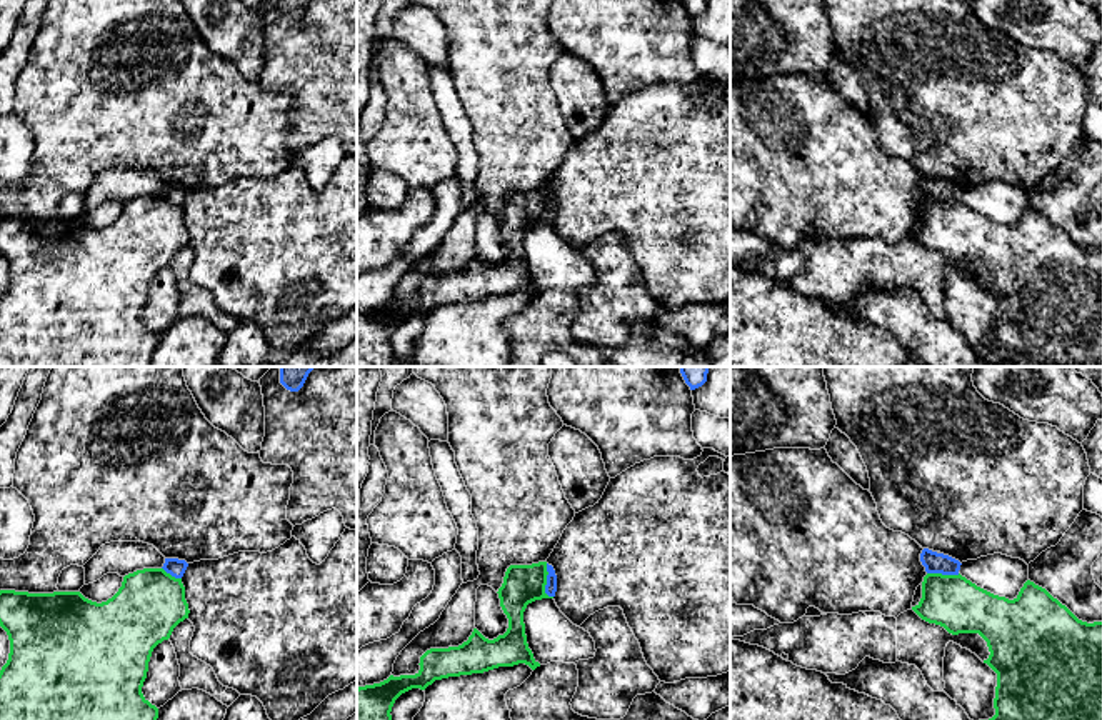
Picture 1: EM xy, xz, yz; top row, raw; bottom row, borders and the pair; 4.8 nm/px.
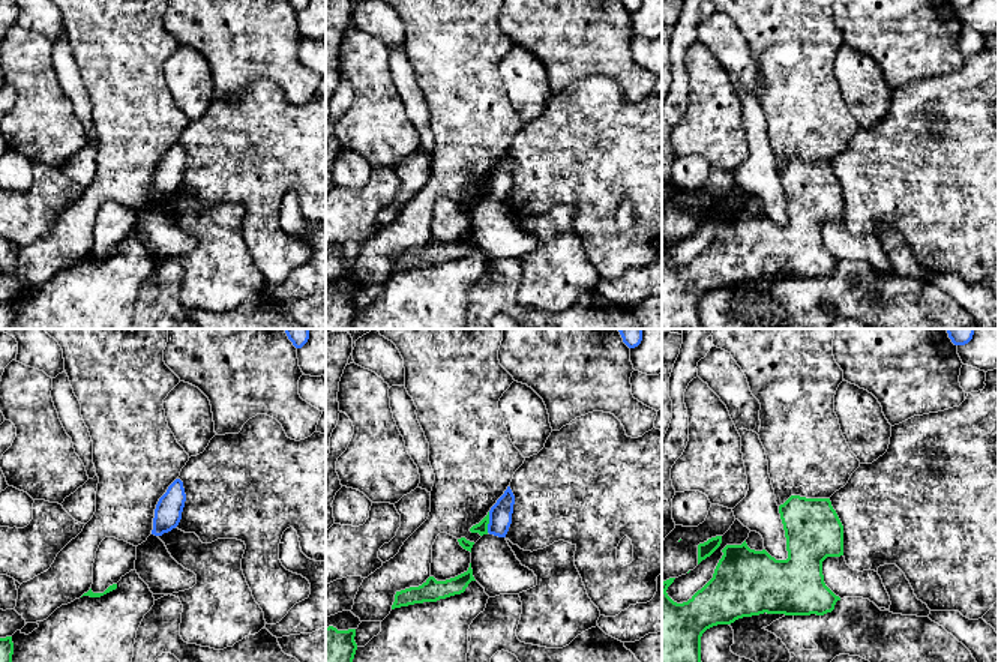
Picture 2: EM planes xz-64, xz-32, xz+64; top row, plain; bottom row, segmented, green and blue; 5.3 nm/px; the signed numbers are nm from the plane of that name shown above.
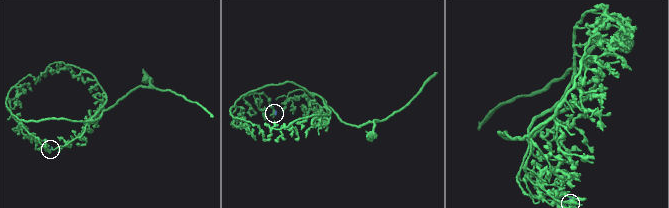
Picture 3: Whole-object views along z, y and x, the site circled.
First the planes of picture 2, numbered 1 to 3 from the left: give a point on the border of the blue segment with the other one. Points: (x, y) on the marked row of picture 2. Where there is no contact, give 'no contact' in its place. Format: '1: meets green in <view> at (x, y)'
1: no contact
2: meets green in xz-32 at (488, 523)
3: no contact

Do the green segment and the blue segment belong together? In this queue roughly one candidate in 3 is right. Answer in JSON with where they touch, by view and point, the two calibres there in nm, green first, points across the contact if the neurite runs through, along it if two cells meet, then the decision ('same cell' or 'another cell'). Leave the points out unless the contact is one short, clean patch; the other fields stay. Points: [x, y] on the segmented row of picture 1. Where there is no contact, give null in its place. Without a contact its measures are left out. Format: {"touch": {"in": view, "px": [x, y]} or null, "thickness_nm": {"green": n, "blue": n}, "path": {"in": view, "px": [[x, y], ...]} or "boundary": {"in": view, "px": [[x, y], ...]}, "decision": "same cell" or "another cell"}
{"touch": {"in": "xz", "px": [545, 582]}, "thickness_nm": {"green": 190, "blue": 60}, "boundary": {"in": "xz", "px": [[545, 564], [545, 592], [552, 597]]}, "decision": "another cell"}

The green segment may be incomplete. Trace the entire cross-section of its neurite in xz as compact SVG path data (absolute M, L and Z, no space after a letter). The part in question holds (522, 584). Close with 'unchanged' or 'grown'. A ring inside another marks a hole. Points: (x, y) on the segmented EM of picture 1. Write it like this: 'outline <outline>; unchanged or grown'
outline M547 562L510 565L498 588L500 607L508 618L508 628L493 640L477 628L458 647L430 648L420 657L415 675L390 675L387 680L357 688L357 720L392 720L395 700L412 690L425 690L435 680L483 673L498 667L540 667L527 643L523 612L528 603L554 598L545 593Z; unchanged

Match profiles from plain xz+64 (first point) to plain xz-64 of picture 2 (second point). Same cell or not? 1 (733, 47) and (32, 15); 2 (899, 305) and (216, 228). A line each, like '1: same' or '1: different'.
1: same
2: different

